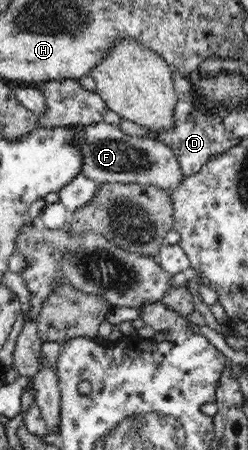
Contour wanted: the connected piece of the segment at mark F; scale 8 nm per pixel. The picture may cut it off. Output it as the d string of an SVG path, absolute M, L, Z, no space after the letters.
M106 122L85 126L76 124L76 126L82 128L82 134L86 137L86 141L83 142L81 146L85 165L85 167L82 167L82 169L84 169L82 173L86 177L92 179L92 181L97 181L97 183L100 184L106 182L136 183L140 185L152 184L152 186L158 186L162 188L162 190L172 193L185 178L185 175L182 175L180 171L176 156L172 153L172 150L154 136L148 138L134 138L120 131L118 126Z

